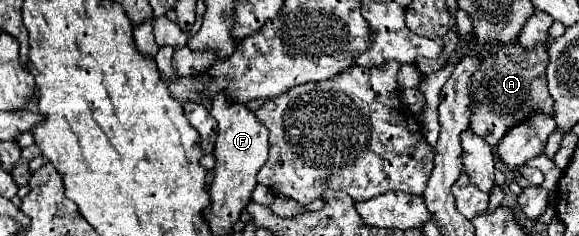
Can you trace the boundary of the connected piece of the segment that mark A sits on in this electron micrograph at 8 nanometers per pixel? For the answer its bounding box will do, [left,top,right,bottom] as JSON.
[469,43,553,145]

